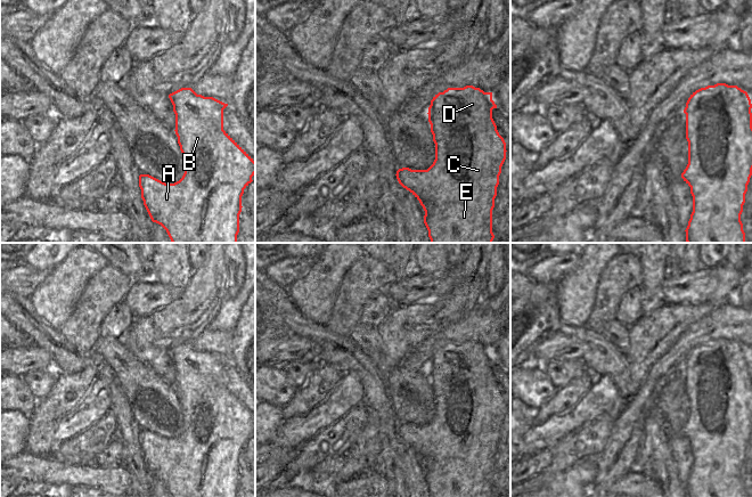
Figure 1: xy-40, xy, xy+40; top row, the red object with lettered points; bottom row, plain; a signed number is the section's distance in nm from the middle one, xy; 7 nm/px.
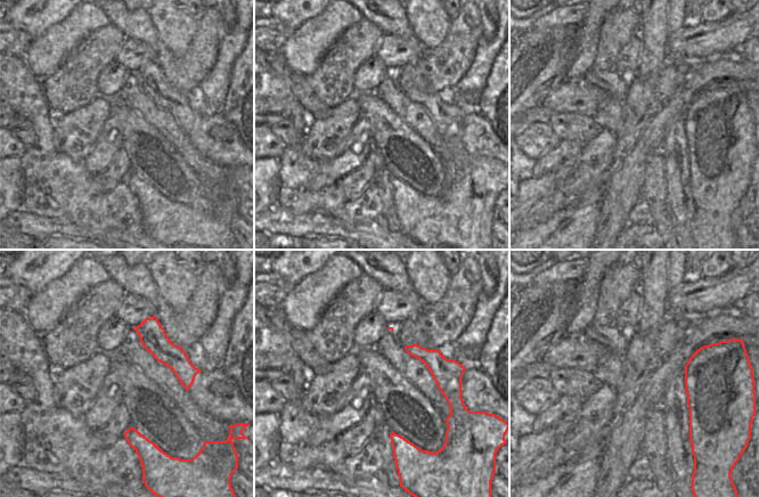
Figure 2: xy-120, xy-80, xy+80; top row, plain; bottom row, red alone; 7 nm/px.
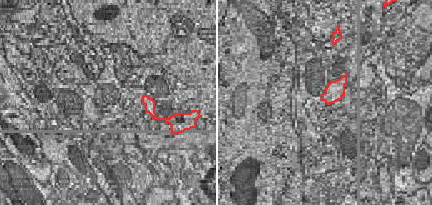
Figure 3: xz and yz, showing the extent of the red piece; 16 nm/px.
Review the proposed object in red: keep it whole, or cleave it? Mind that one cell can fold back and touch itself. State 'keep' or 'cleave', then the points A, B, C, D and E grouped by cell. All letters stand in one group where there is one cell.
keep; A B C D E

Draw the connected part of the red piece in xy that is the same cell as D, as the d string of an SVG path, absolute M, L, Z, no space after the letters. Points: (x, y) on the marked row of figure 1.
M473 85L448 88L439 92L431 100L427 113L435 144L433 164L427 170L402 168L397 171L399 184L419 201L425 211L424 223L431 243L492 243L494 238L492 210L507 150L492 119L493 108L497 108L497 105L492 100L492 92L484 92Z

